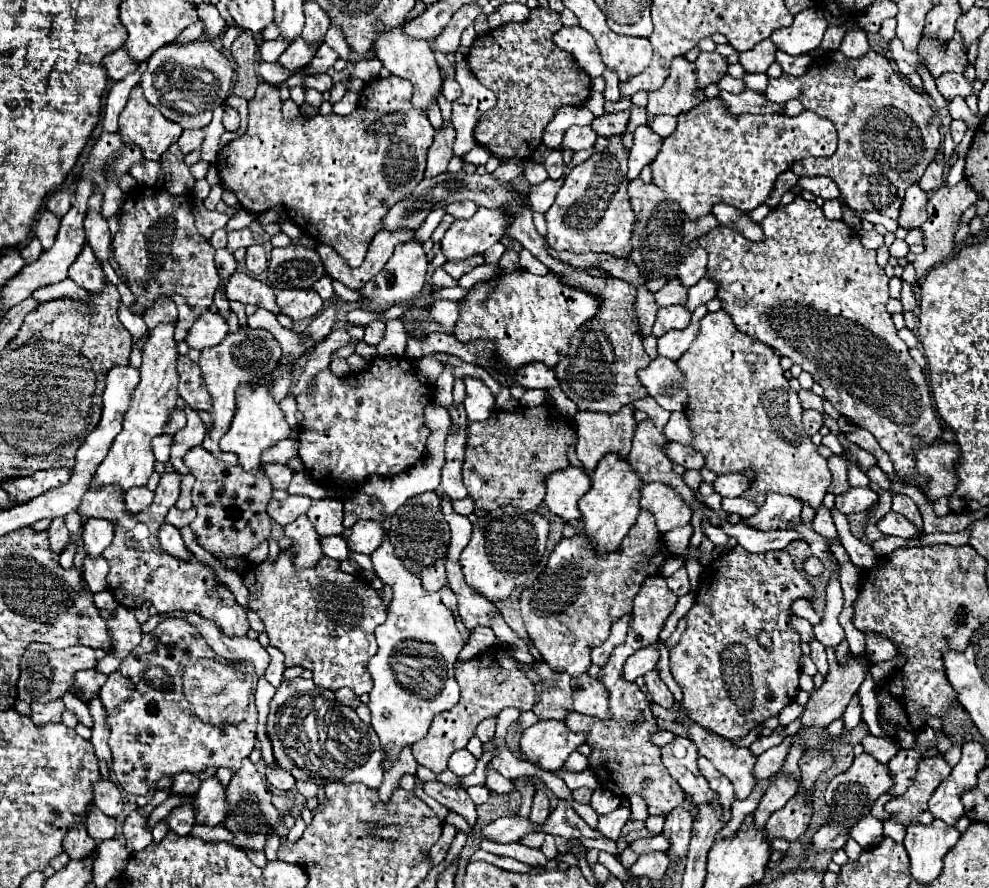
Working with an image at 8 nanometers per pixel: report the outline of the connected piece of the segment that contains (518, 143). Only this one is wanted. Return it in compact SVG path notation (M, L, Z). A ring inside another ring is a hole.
M538 6L530 10L526 22L506 24L478 36L466 54L470 72L498 98L498 104L484 112L474 128L476 142L488 148L498 160L532 158L556 110L566 104L584 106L590 96L590 76L552 40L554 32L560 28L560 14Z

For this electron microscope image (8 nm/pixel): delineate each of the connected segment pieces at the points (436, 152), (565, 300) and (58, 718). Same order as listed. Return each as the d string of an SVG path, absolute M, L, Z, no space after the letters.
M444 122L442 128L434 136L434 144L428 150L428 166L426 178L434 178L442 174L452 158L452 144L454 144L454 128L450 122Z
M514 270L510 274L500 274L496 280L480 282L470 290L468 298L460 302L460 318L456 322L454 336L460 342L472 342L478 338L492 340L496 344L498 362L504 370L516 370L530 362L544 362L548 368L554 368L568 354L570 336L584 322L588 322L598 312L598 308L600 302L596 296L562 284L560 278L552 272L546 276L534 276L526 270Z
M52 700L52 702L32 702L32 714L30 718L38 724L50 724L50 722L62 722L62 712L64 712L64 702L62 700Z

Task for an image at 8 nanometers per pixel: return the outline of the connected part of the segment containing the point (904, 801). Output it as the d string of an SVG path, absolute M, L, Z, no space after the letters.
M942 754L932 758L922 758L918 762L918 772L912 786L906 794L890 800L886 810L892 814L892 820L900 820L904 826L910 822L930 824L934 816L928 812L928 798L934 794L938 784L950 774L950 766Z

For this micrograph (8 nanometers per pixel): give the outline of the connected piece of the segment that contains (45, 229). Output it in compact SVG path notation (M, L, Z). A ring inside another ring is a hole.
M44 210L38 218L38 224L36 224L36 238L42 242L44 250L48 250L54 244L58 228L60 228L60 218L52 216L52 212Z

